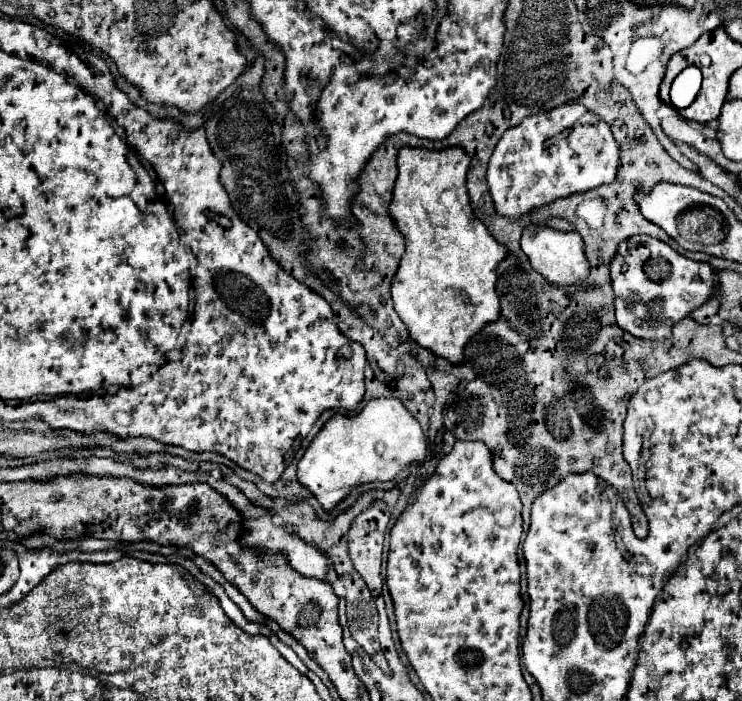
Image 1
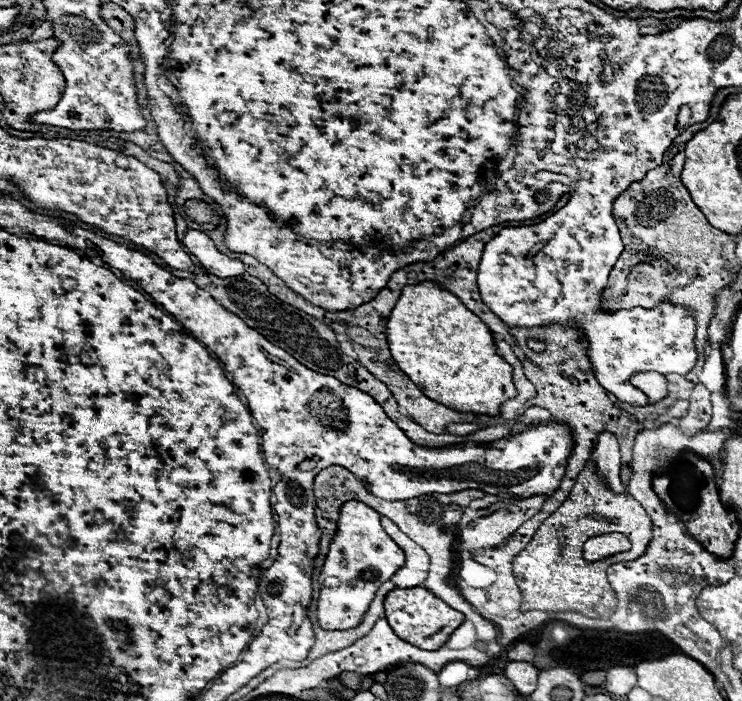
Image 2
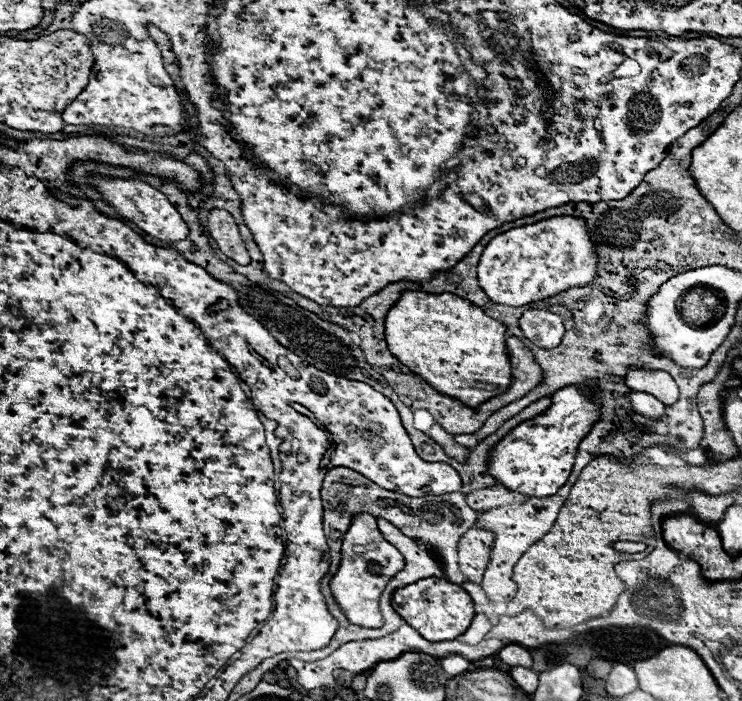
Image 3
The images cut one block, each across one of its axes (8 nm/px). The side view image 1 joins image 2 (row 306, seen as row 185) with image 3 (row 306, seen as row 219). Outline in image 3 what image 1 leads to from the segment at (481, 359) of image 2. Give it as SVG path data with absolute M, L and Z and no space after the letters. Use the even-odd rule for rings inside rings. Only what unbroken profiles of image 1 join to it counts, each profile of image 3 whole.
M406 290L402 292L400 302L396 302L386 314L386 342L390 352L414 374L420 374L422 378L426 378L426 382L434 390L450 398L456 398L472 408L480 406L482 402L494 396L500 396L502 390L506 390L506 386L510 386L512 382L512 366L506 352L504 334L506 334L506 328L502 322L496 322L472 302L466 302L464 298L456 294L448 294L448 292L428 294L420 290L418 292Z

